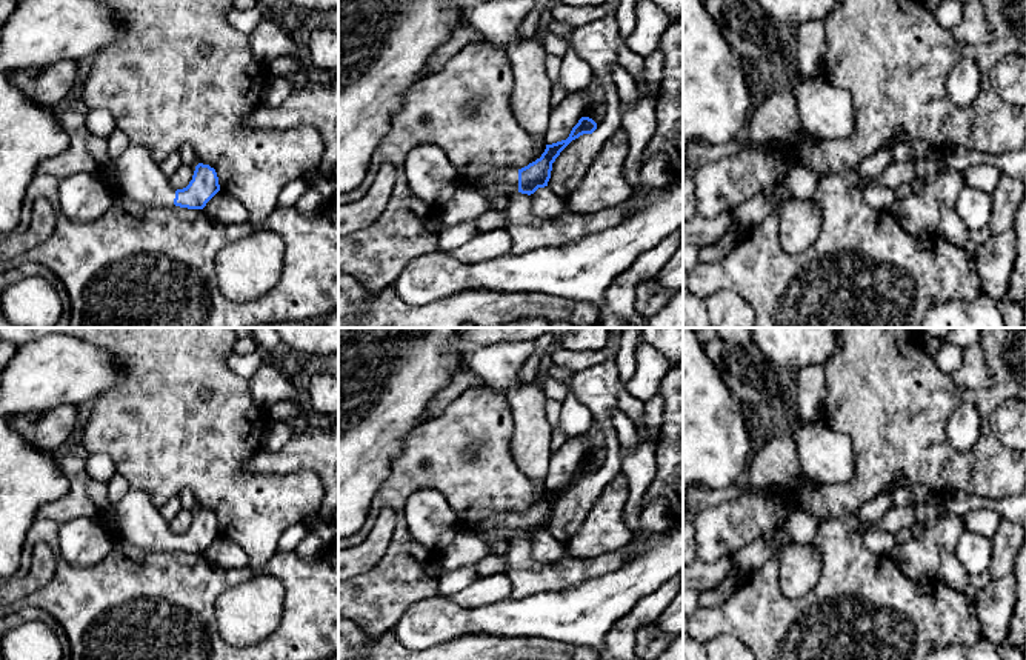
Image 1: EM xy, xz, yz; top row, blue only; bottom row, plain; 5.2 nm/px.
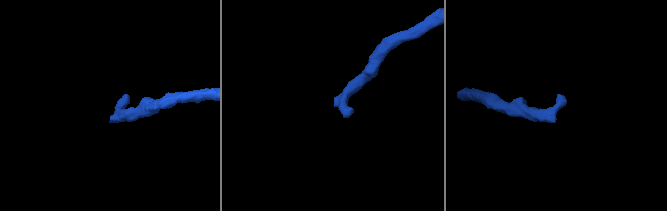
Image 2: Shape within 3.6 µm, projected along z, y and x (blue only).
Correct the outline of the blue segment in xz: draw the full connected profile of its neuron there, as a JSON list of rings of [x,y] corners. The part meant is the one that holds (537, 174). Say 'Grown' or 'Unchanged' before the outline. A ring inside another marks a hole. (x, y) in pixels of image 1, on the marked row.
Grown. [[[581,117],[572,128],[566,140],[546,145],[540,158],[529,163],[521,169],[489,169],[465,188],[475,191],[477,194],[488,197],[489,194],[511,195],[515,192],[534,194],[538,188],[548,186],[551,178],[552,163],[560,152],[575,138],[583,134],[592,134],[597,129],[597,123],[589,117]]]

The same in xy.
Grown. [[[129,145],[118,157],[111,157],[103,172],[115,194],[145,206],[203,209],[220,191],[215,169],[203,163],[195,166],[189,185],[175,191],[142,145]]]

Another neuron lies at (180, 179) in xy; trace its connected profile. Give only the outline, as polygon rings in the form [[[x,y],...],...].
[[[183,163],[168,180],[175,191],[183,189],[192,180],[194,171],[195,166]]]

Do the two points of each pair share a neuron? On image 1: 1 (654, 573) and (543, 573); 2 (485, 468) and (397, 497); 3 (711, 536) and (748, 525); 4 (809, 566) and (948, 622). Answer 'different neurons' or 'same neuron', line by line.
1: different neurons
2: same neuron
3: same neuron
4: different neurons

